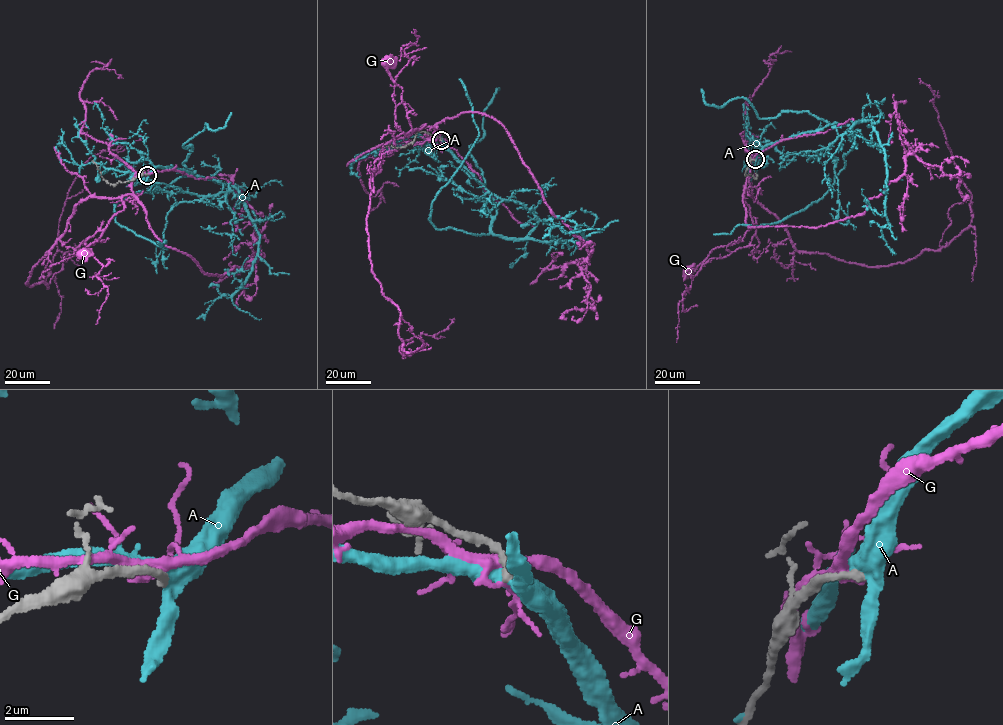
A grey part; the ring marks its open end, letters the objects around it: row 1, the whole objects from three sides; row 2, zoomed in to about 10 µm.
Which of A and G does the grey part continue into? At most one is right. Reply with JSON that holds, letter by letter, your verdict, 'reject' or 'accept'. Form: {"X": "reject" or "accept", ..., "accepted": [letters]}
{"A": "reject", "G": "reject", "accepted": []}

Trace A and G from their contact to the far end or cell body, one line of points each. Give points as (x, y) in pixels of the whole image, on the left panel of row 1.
A: (147, 175), (161, 166), (194, 171), (115, 205), (118, 223), (157, 242)
G: (147, 174), (138, 174), (131, 185), (133, 194), (122, 197), (124, 208), (111, 218), (98, 240), (83, 252)

